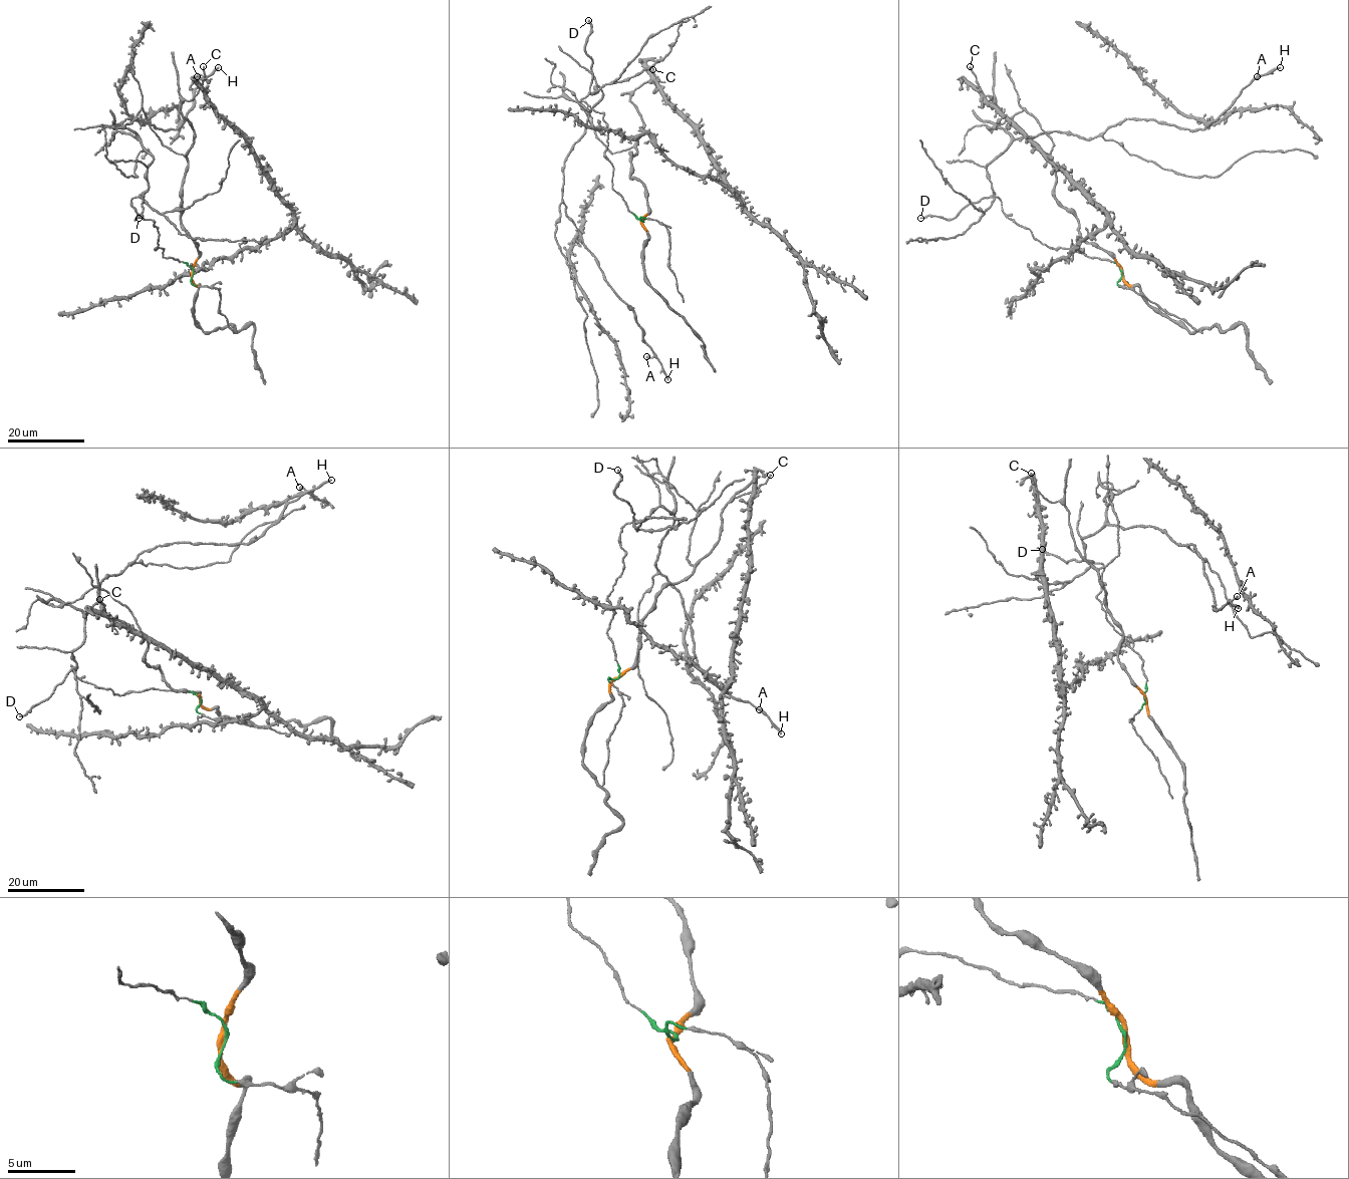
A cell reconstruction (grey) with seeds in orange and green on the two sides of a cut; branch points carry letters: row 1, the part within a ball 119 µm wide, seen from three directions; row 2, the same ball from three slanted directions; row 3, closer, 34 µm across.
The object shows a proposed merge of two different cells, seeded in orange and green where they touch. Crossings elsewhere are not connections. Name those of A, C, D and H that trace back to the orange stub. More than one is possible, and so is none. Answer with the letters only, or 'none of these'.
C

